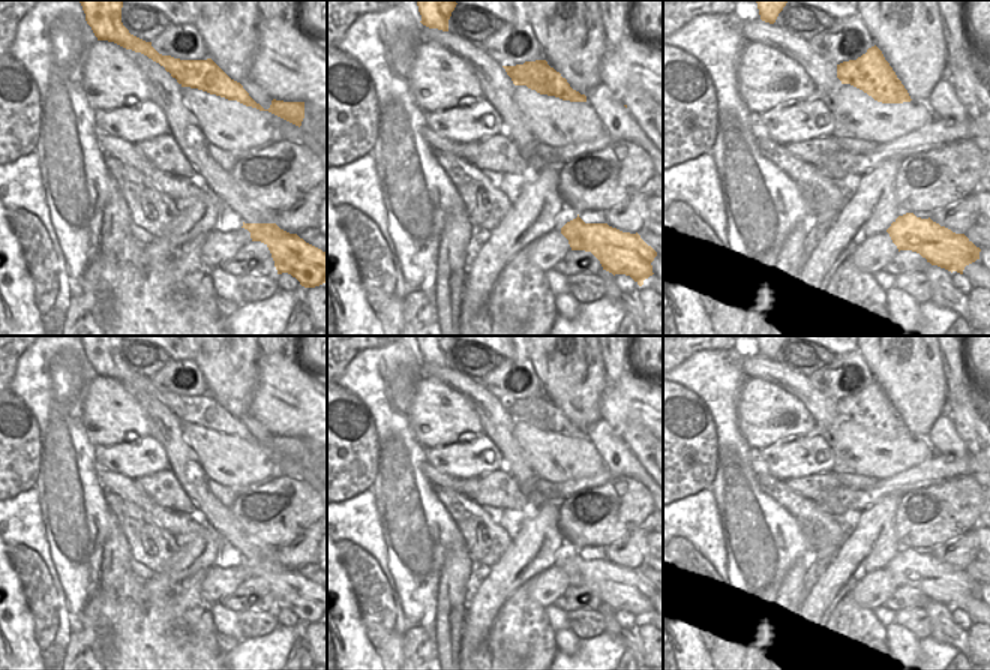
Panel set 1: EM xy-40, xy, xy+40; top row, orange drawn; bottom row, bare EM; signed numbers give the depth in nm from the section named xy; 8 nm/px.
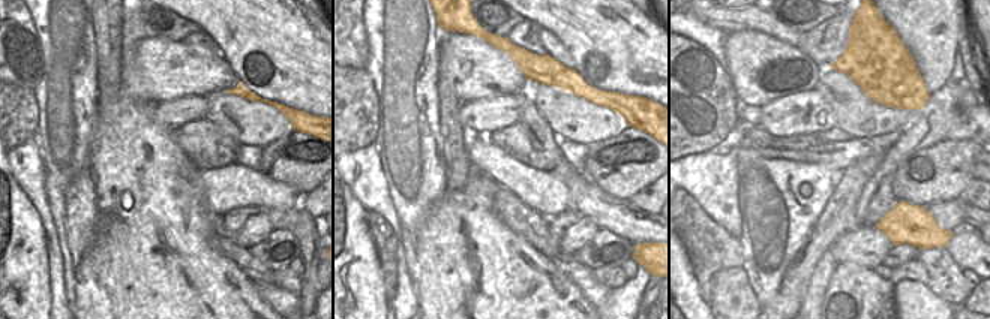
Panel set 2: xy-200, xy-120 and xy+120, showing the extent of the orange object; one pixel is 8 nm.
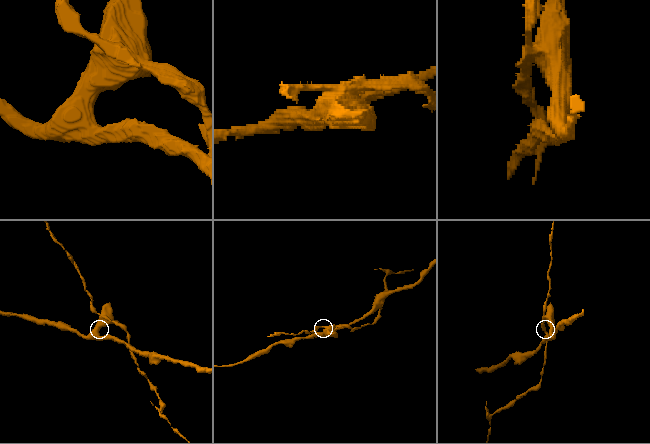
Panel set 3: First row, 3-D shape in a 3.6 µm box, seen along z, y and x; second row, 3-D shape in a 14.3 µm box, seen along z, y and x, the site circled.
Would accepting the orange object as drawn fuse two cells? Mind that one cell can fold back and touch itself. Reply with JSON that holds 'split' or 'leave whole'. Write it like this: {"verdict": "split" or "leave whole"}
{"verdict": "split"}

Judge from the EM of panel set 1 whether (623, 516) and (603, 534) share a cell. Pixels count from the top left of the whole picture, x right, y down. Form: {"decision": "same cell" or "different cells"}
{"decision": "same cell"}

